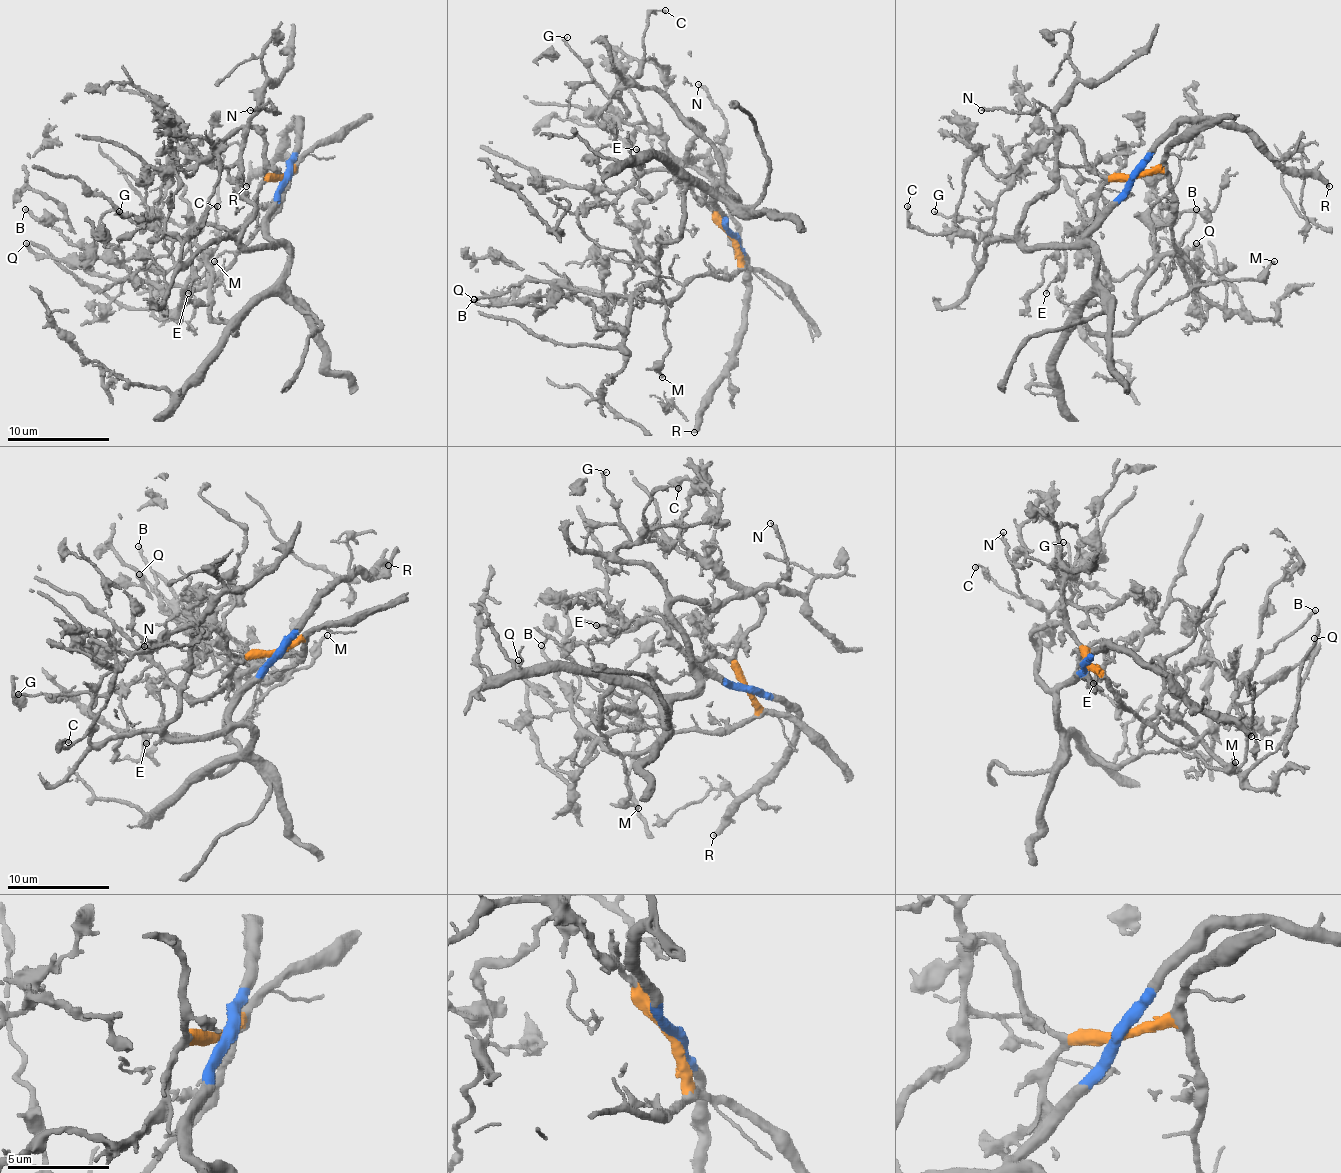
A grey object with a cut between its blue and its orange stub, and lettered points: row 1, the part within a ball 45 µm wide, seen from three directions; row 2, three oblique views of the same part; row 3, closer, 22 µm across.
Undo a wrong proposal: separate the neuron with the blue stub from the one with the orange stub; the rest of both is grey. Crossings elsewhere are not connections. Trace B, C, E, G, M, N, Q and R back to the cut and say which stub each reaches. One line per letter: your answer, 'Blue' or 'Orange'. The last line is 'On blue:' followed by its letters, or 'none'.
B: Orange
C: Blue
E: Orange
G: Blue
M: Blue
N: Blue
Q: Orange
R: Blue
On blue: C, G, M, N, R

